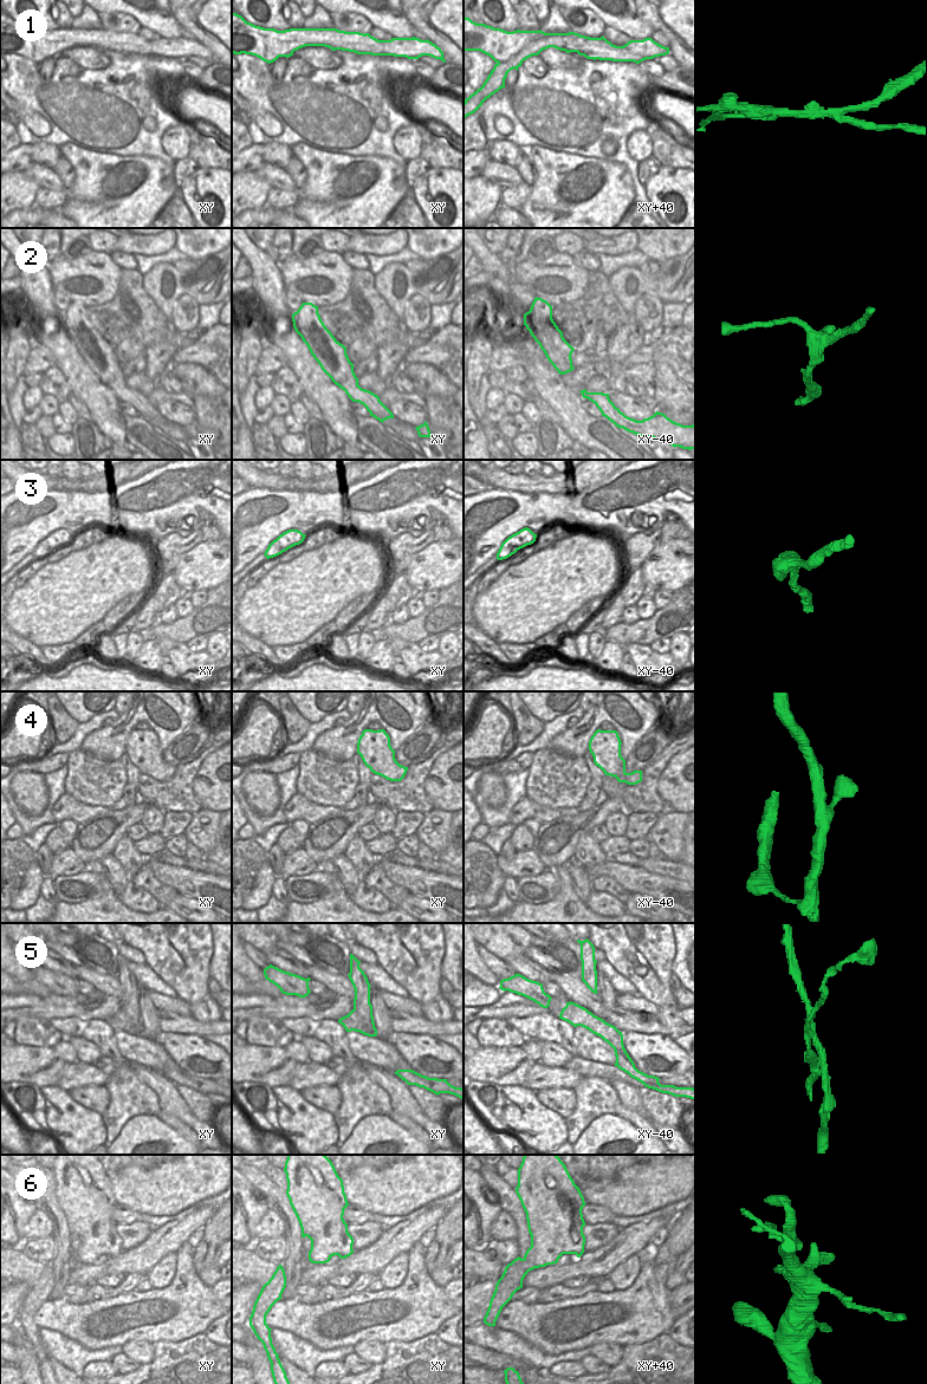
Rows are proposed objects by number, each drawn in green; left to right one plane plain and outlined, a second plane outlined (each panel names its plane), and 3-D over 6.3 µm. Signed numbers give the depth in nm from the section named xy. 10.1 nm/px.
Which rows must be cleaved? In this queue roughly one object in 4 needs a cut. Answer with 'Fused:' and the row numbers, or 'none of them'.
Fused: 1, 5

